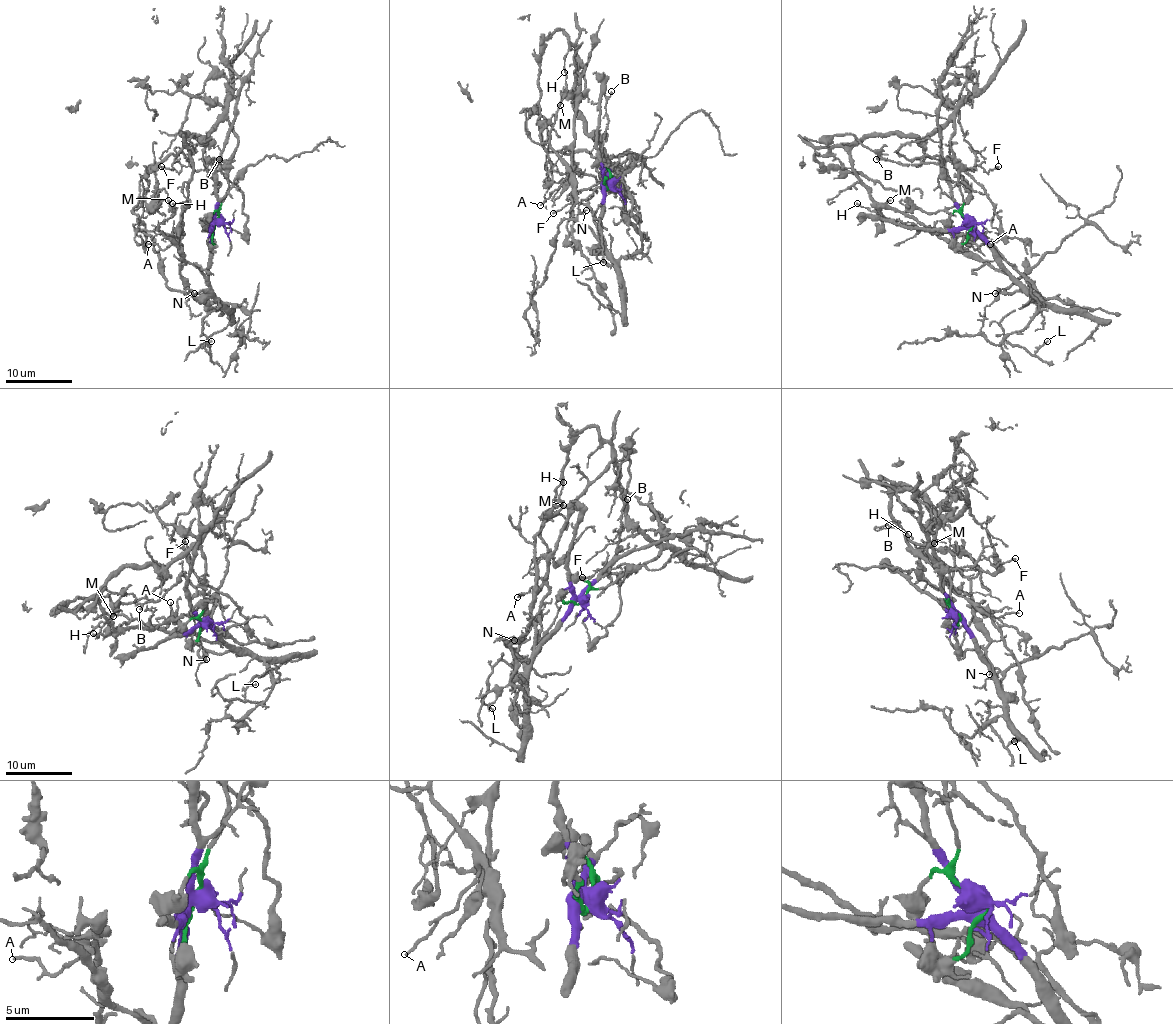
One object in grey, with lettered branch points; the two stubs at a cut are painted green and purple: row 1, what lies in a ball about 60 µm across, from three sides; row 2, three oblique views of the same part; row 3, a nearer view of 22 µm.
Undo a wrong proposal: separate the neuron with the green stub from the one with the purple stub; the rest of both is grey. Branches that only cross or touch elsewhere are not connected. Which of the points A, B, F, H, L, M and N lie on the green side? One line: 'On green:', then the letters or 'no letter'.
On green: F

